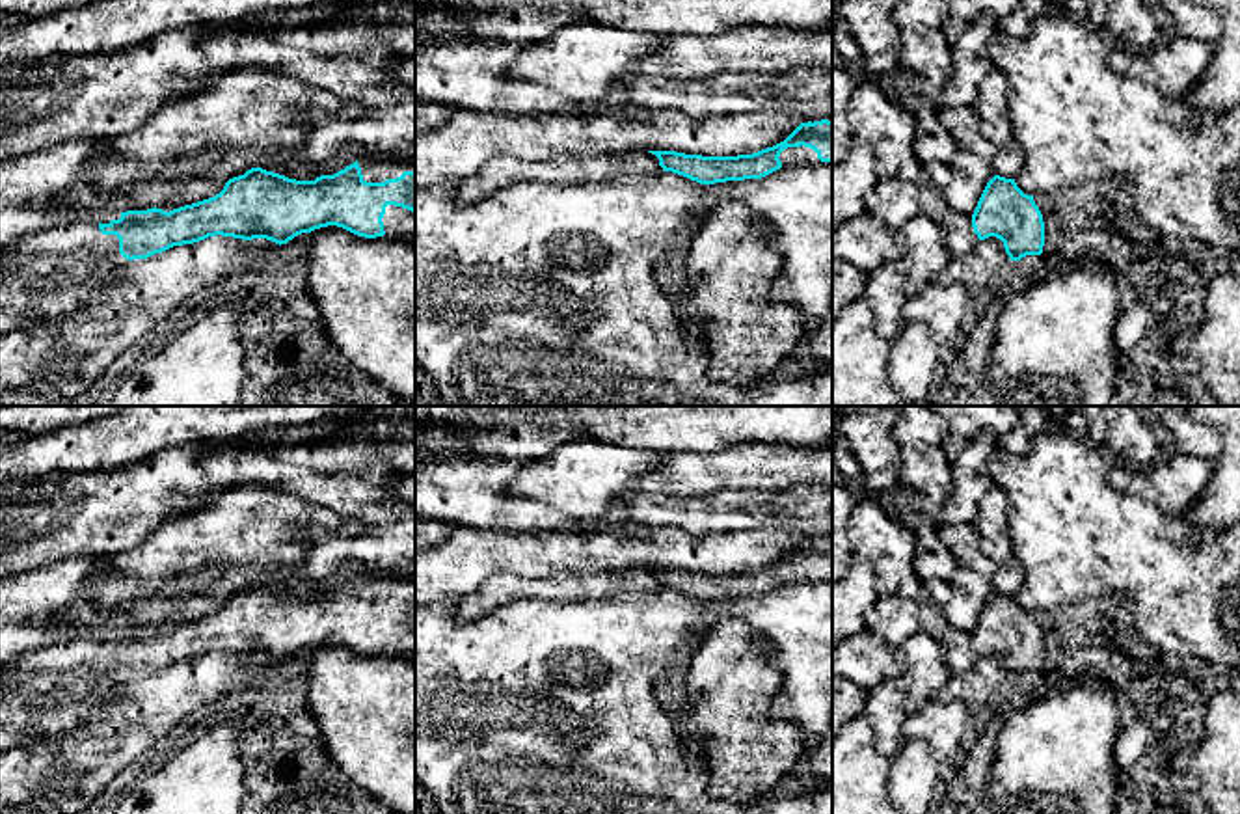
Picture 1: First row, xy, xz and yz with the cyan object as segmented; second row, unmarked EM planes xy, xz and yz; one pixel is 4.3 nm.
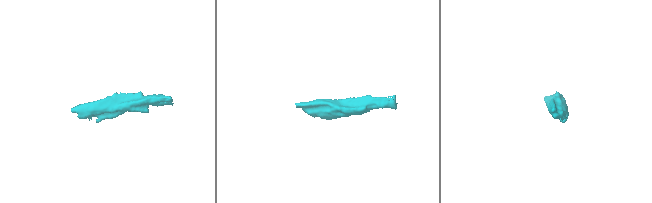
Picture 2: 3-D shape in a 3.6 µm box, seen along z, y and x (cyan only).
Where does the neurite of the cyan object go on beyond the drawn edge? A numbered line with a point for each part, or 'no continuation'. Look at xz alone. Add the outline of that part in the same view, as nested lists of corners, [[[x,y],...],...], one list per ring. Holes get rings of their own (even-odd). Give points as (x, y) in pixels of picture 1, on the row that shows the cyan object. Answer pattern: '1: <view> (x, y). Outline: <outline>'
1: xz (792, 155). Outline: [[[804,145],[784,149],[778,158],[782,166],[821,164],[817,153]]]

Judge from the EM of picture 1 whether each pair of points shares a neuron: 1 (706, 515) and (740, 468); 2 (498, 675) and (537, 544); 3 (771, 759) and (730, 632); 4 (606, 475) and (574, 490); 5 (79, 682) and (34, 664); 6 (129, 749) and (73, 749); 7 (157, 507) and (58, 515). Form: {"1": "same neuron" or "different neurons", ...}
{"1": "different neurons", "2": "different neurons", "3": "same neuron", "4": "same neuron", "5": "same neuron", "6": "same neuron", "7": "same neuron"}

